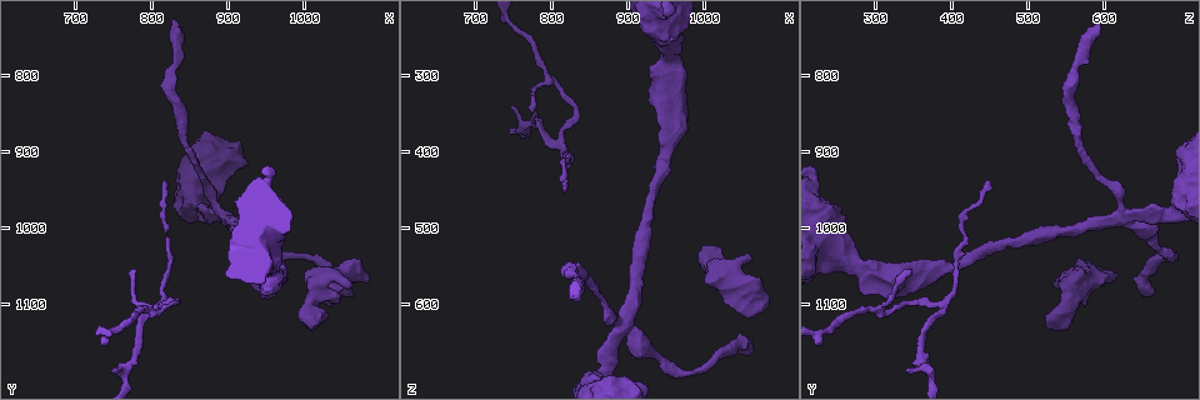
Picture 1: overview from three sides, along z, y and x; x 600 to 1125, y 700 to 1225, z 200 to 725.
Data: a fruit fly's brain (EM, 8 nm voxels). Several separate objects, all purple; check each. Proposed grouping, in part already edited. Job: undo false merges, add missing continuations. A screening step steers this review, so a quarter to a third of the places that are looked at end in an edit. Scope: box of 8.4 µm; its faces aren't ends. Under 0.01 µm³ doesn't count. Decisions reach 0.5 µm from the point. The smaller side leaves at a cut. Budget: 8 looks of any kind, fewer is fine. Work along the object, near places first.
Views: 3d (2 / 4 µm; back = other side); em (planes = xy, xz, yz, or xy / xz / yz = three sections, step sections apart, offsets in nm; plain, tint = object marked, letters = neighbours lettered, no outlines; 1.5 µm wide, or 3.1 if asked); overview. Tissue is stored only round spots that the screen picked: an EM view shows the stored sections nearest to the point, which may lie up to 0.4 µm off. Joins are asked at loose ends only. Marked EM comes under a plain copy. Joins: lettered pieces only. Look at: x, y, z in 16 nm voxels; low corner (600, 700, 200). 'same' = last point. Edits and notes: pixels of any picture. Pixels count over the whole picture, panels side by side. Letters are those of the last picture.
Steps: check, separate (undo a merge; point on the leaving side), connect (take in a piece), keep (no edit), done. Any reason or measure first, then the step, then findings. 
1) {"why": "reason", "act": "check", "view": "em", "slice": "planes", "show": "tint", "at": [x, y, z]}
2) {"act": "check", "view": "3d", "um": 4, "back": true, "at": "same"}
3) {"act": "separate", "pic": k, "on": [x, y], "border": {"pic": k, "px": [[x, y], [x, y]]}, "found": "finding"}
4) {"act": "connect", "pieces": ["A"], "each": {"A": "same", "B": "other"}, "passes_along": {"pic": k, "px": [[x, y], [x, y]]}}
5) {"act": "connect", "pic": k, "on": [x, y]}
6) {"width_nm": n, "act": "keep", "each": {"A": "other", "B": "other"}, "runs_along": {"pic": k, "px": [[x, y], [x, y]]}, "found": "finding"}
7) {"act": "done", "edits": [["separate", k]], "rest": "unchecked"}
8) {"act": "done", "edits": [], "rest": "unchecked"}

{"why": "four or more arms meet", "act": "check", "view": "em", "slice": "planes", "show": "tint", "at": [895, 985, 635]}

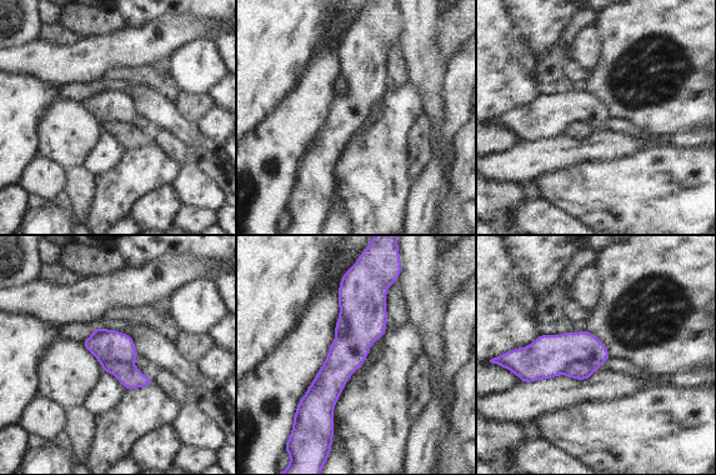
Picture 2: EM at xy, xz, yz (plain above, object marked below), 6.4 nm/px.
{"why": "see the neighbours", "act": "check", "view": "em", "slice": "planes", "show": "letters", "at": "same"}

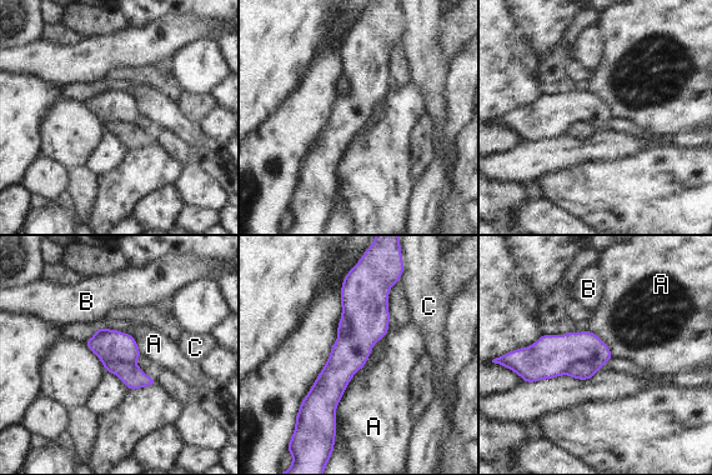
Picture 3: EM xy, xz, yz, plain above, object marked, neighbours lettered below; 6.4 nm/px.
{"act": "separate", "pic": 3, "on": [580, 370], "each": {"A": "other", "B": "other", "C": "other"}, "border": {"pic": 3, "px": [[597, 369], [575, 363], [566, 374]]}, "found": "two cells meet here"}

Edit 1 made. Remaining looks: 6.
{"why": "free end", "act": "check", "view": "3d", "um": 4, "at": [1075, 1040, 565]}

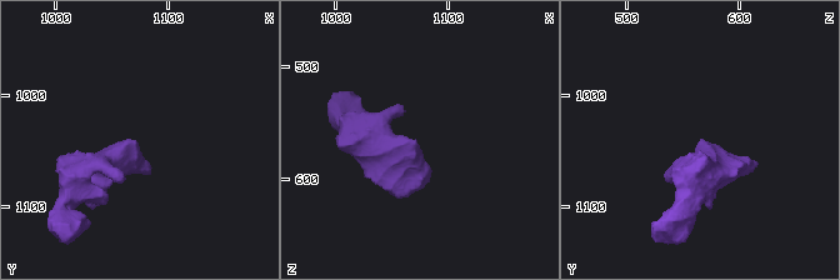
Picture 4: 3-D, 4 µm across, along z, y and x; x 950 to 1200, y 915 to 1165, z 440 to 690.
{"why": "need the tissue", "act": "check", "view": "em", "slice": "planes", "show": "letters", "at": [1072, 1040, 568]}

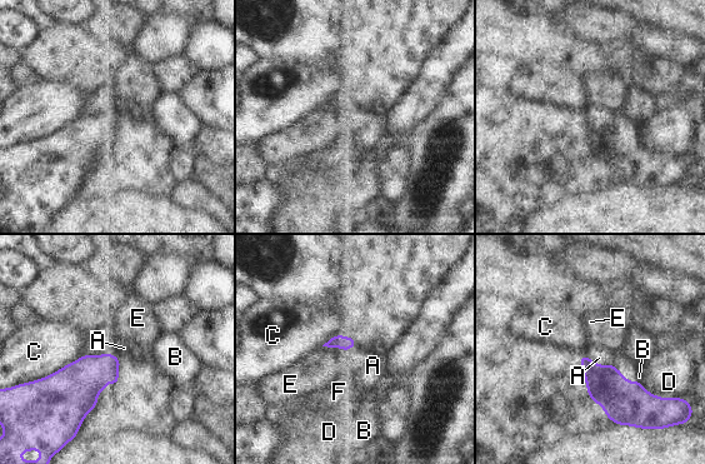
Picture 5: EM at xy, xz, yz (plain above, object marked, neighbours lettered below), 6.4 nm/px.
{"act": "connect", "pieces": ["A"], "each": {"A": "same", "B": "other", "C": "other", "D": "other", "E": "other", "F": "other"}, "passes_along": {"pic": 5, "px": [[624, 402], [611, 365], [599, 358]]}, "found": "the cell continues"}

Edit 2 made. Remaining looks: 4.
{"act": "done", "edits": [["separate", 3], ["connect", 5]], "rest": "unchecked"}

